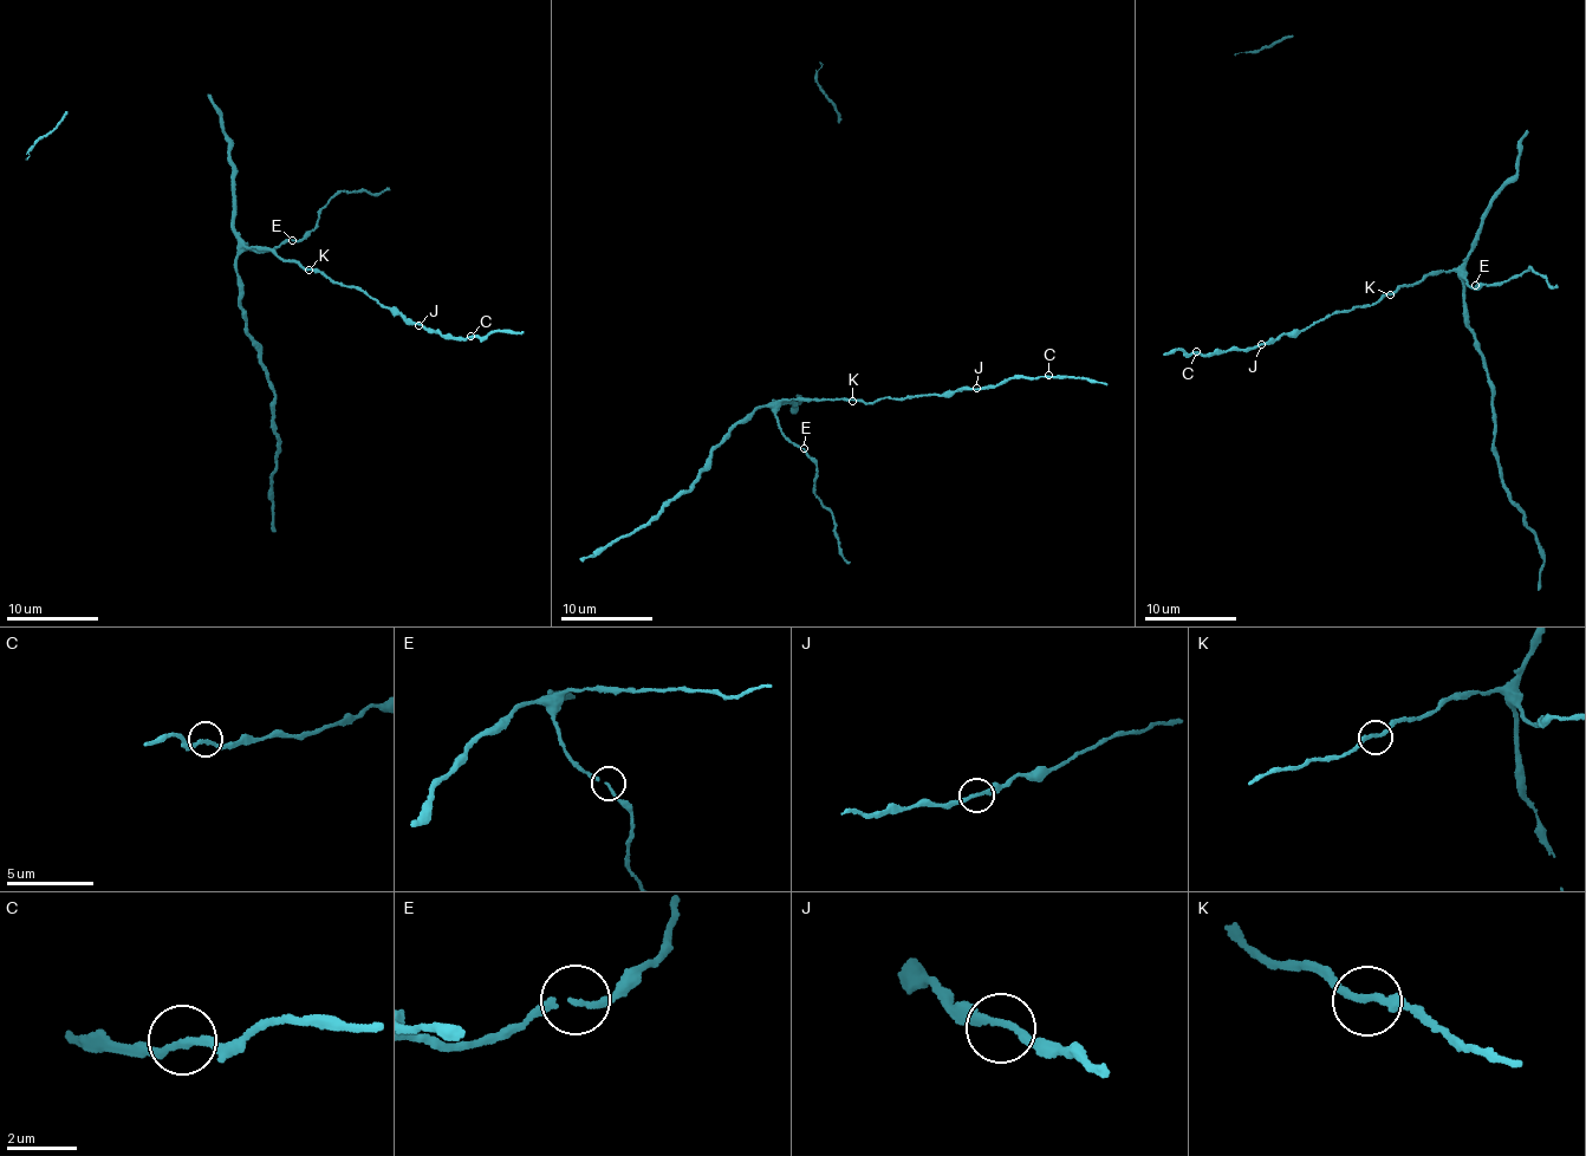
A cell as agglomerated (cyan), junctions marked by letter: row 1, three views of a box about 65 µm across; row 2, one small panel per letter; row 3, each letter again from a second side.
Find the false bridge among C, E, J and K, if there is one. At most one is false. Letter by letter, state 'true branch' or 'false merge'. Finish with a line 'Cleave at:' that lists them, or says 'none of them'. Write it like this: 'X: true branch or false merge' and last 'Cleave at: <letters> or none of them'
C: true branch
E: true branch
J: true branch
K: true branch
Cleave at: none of them

